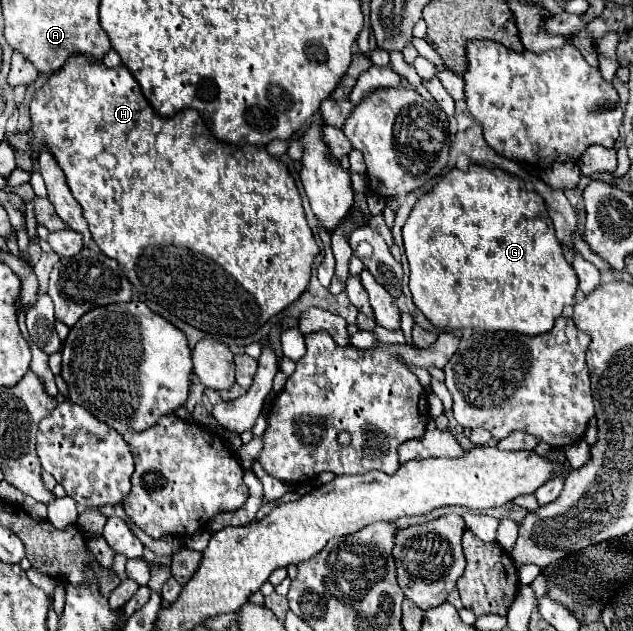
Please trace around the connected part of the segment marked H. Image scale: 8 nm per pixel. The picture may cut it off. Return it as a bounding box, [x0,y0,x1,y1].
[29,56,319,336]

